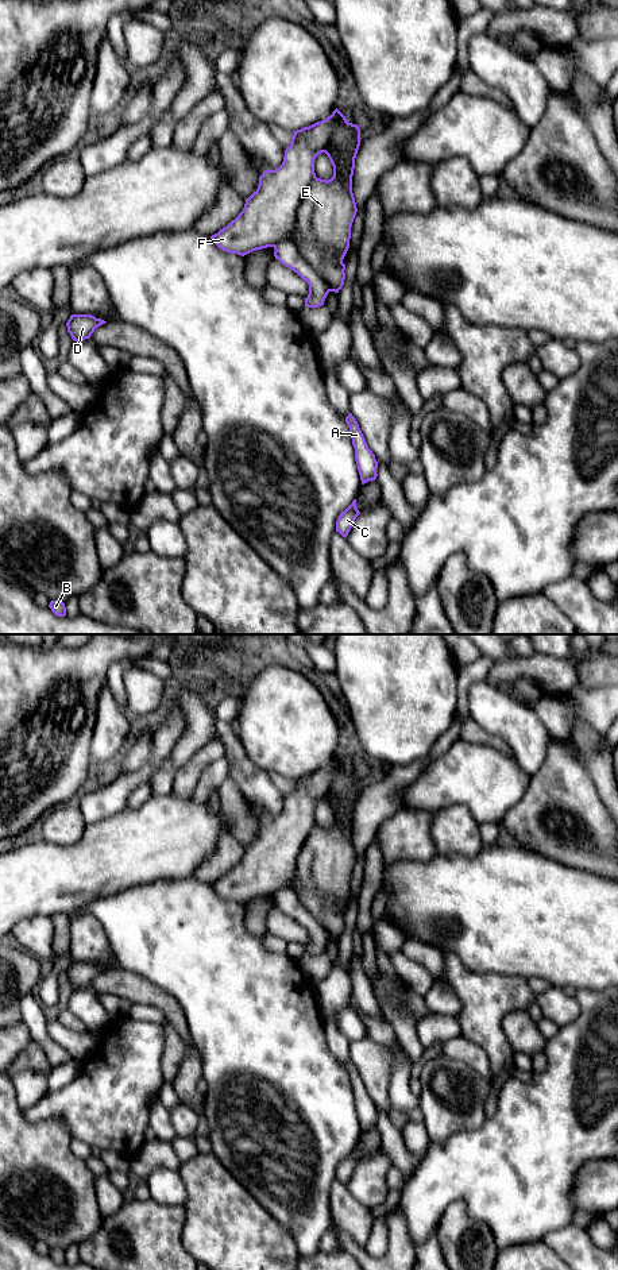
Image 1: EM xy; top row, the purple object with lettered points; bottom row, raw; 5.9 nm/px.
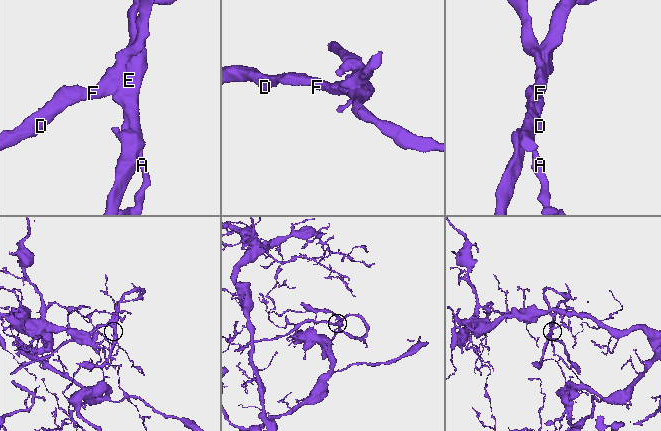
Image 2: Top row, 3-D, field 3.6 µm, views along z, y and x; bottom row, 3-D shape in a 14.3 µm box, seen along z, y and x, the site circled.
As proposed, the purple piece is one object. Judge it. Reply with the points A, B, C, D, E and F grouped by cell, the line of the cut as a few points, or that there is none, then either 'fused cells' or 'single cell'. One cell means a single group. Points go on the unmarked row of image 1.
A C / B D E F | xy (273, 894), (282, 888), (290, 888), (331, 938) | fused cells

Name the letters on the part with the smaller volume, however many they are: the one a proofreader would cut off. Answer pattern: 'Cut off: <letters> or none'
Cut off: B, D, E, F

